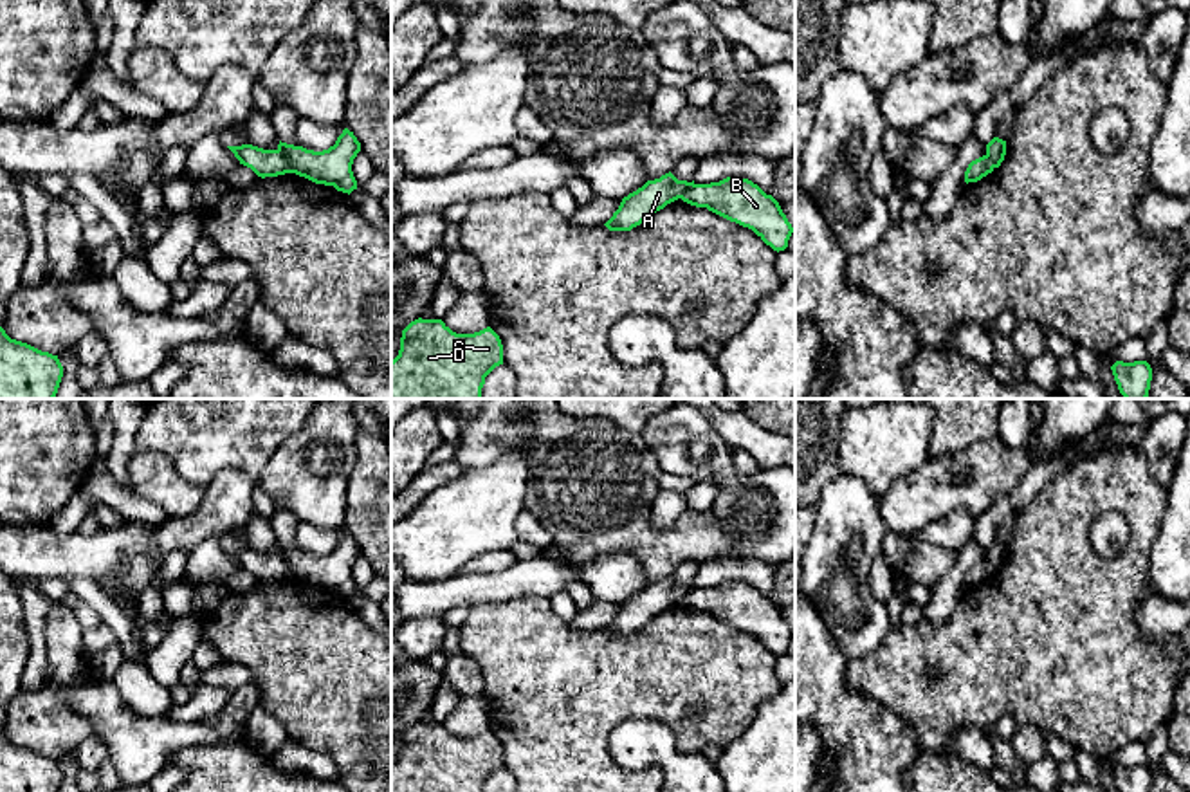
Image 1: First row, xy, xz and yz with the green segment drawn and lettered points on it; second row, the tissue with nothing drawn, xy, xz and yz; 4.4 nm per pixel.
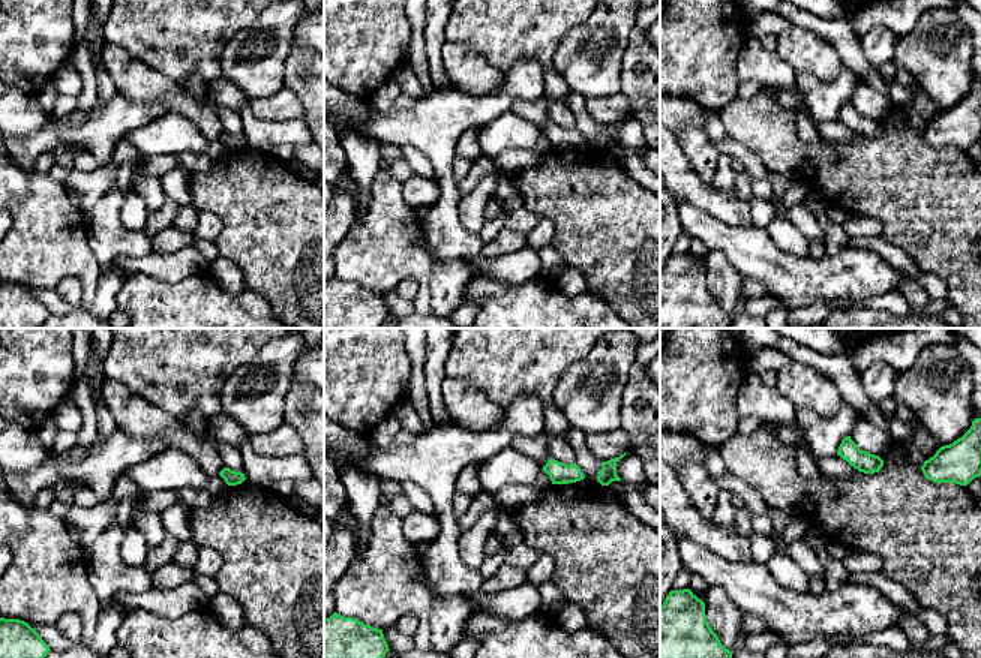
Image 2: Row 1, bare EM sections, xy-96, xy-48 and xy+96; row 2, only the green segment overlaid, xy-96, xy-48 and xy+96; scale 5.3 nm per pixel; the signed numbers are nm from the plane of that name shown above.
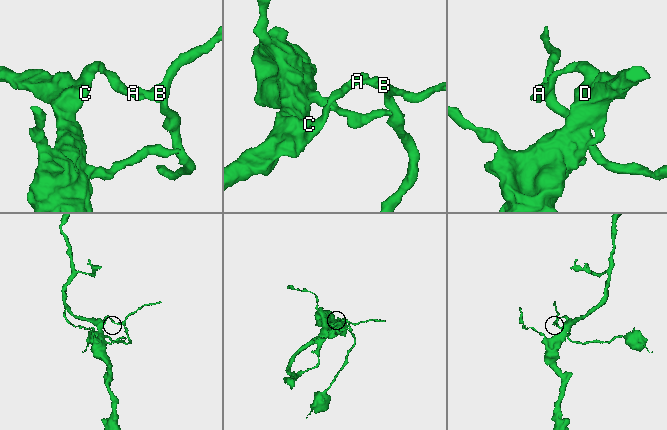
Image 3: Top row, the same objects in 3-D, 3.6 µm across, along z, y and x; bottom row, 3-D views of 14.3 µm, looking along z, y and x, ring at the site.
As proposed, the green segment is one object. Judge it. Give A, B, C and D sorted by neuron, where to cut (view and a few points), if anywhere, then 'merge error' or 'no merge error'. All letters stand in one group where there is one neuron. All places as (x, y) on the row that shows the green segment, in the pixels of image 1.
A C D / B; cut in xy along (278, 148), (294, 172); merge error

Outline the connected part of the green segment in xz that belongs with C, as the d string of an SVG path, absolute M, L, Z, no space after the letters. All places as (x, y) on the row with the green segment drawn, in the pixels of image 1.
M415 319L400 337L398 355L391 361L391 399L481 399L485 377L503 364L503 345L490 328L474 334L456 334L442 319Z

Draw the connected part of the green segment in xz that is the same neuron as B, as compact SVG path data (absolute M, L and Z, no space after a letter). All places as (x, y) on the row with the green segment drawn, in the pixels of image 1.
M743 177L691 184L682 200L752 229L774 251L784 251L793 233L779 202Z

